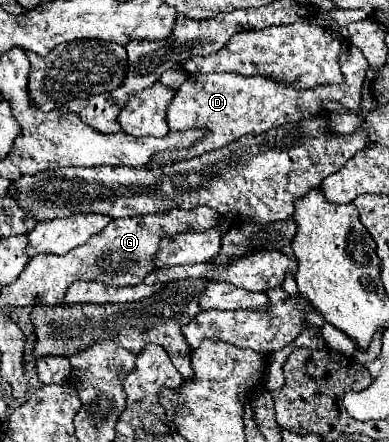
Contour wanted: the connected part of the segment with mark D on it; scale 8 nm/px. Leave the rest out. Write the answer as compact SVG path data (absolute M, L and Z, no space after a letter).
M342 39L342 51L340 51L340 69L344 75L344 81L338 85L320 85L308 91L298 91L296 87L288 87L286 83L276 83L262 75L238 75L238 73L212 73L212 75L188 75L186 83L176 91L172 103L168 105L168 125L172 131L182 129L196 129L204 127L206 137L200 139L200 143L194 143L188 149L182 151L164 151L152 159L152 165L160 163L172 163L180 159L192 159L198 155L204 155L212 149L220 149L242 135L248 133L264 133L268 129L274 129L284 123L300 121L306 111L308 115L318 115L322 111L322 101L336 101L342 107L346 107L352 113L360 113L360 101L362 101L362 83L366 79L368 61L364 59L362 51L356 49L356 45Z

